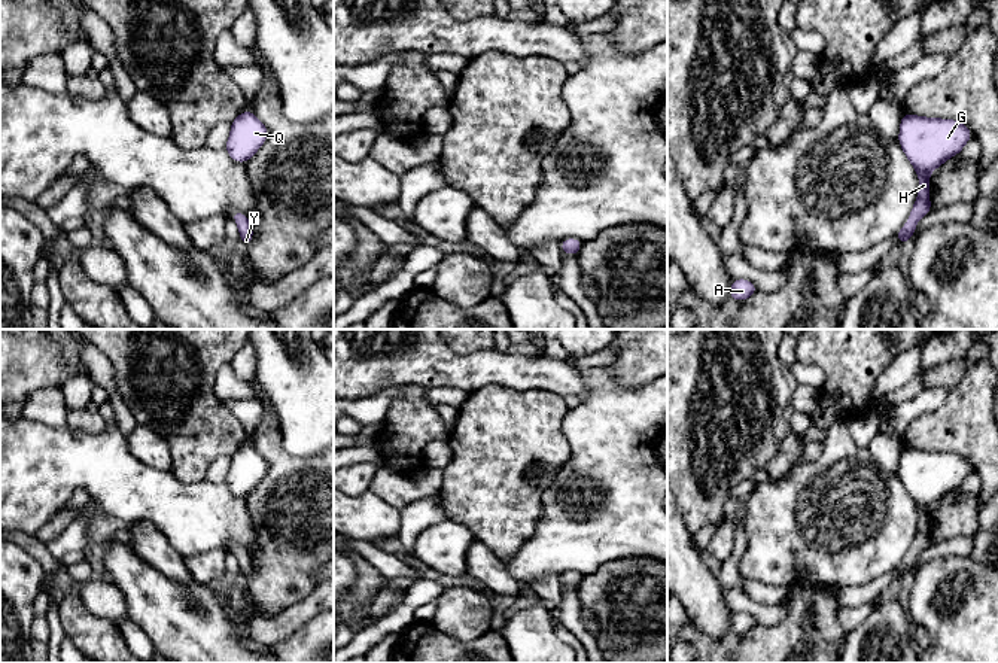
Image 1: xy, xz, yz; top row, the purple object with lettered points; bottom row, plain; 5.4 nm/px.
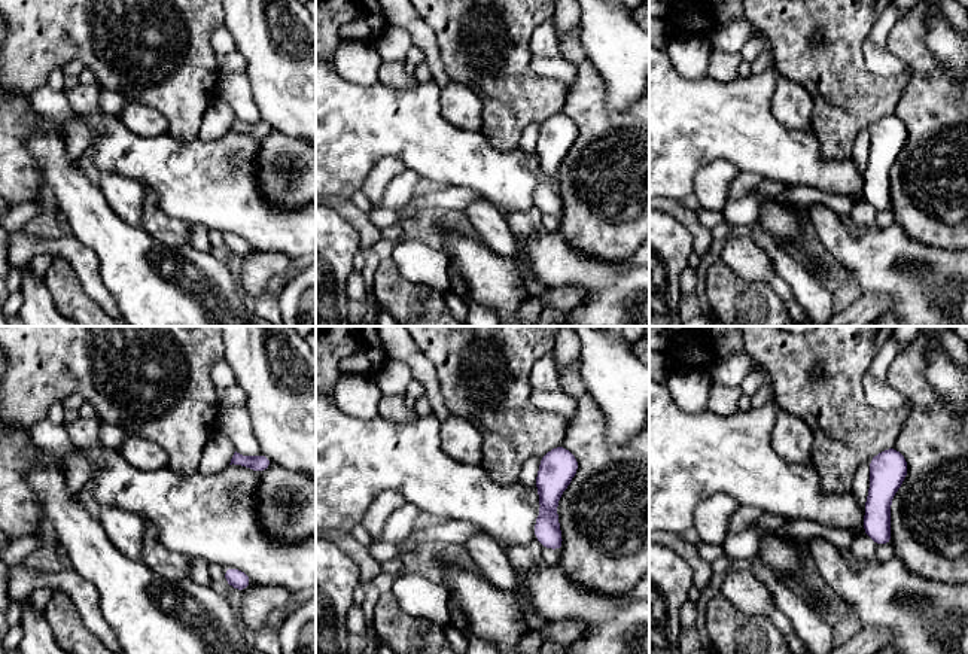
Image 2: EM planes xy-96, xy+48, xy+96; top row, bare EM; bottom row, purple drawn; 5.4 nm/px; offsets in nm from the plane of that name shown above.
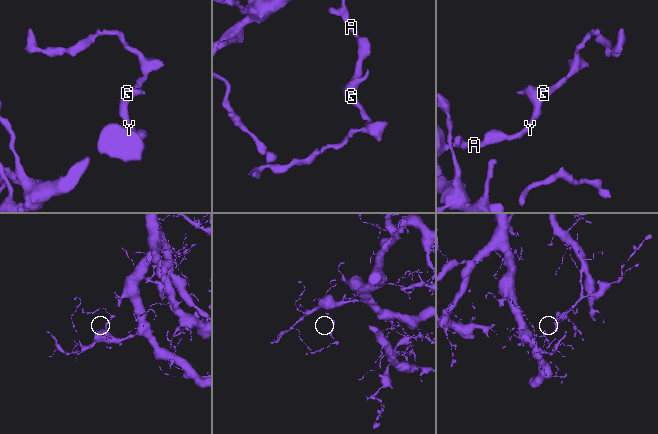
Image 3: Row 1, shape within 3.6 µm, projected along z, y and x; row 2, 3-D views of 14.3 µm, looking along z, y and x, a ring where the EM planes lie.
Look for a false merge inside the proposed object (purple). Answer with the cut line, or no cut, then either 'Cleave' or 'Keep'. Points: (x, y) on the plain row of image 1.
No split. Keep

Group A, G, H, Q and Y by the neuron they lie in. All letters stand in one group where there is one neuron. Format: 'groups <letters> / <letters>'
groups A G H Q Y

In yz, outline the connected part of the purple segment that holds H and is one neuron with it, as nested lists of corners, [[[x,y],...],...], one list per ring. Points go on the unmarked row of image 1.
[[[904,445],[898,477],[919,510],[919,524],[909,554],[895,569],[898,577],[910,575],[918,554],[931,545],[929,507],[958,489],[971,472],[970,462],[955,453],[924,451]]]

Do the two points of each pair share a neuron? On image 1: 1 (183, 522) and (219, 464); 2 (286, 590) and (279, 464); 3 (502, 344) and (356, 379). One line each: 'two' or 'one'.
1: two
2: one
3: two

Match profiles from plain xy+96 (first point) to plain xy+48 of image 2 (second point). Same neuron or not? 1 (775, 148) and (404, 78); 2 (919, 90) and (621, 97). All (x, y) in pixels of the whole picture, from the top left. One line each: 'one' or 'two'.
1: two
2: two

